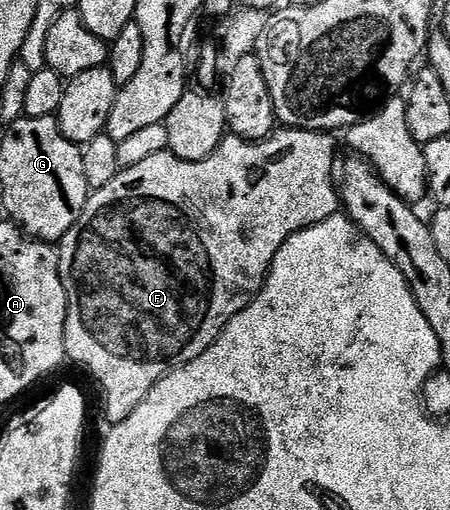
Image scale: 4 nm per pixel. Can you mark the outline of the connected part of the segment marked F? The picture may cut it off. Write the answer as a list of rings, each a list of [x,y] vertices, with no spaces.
[[[285,126],[279,127],[275,130],[266,140],[260,141],[248,141],[242,140],[240,137],[230,134],[227,135],[219,146],[210,156],[204,158],[202,161],[184,161],[173,155],[169,150],[165,152],[157,152],[152,158],[146,158],[144,162],[138,162],[136,166],[131,168],[123,168],[119,171],[116,178],[112,178],[112,182],[104,188],[99,188],[93,193],[92,204],[99,208],[100,211],[91,218],[90,221],[85,221],[84,227],[81,223],[76,226],[72,226],[72,230],[68,230],[68,234],[60,241],[60,247],[58,248],[58,265],[60,266],[60,278],[64,282],[64,290],[66,291],[66,297],[68,298],[68,314],[66,315],[66,355],[72,361],[75,360],[82,368],[87,368],[88,371],[94,375],[96,383],[102,387],[102,400],[106,403],[106,416],[110,419],[111,425],[124,422],[128,418],[128,414],[132,414],[132,410],[136,410],[136,406],[140,406],[140,402],[143,398],[152,391],[158,384],[158,381],[162,377],[167,376],[168,373],[173,372],[182,364],[192,362],[197,356],[203,356],[204,350],[208,350],[212,346],[212,342],[218,341],[218,335],[226,331],[228,322],[236,314],[240,314],[250,304],[251,300],[258,295],[258,291],[266,283],[266,275],[270,272],[272,262],[276,258],[276,254],[280,250],[280,246],[284,246],[284,242],[288,242],[288,238],[292,234],[296,234],[300,230],[305,228],[311,228],[316,226],[320,222],[324,222],[329,216],[335,215],[340,208],[340,192],[336,187],[336,160],[334,164],[334,139],[333,135],[325,132],[309,132],[303,128],[288,128]]]

